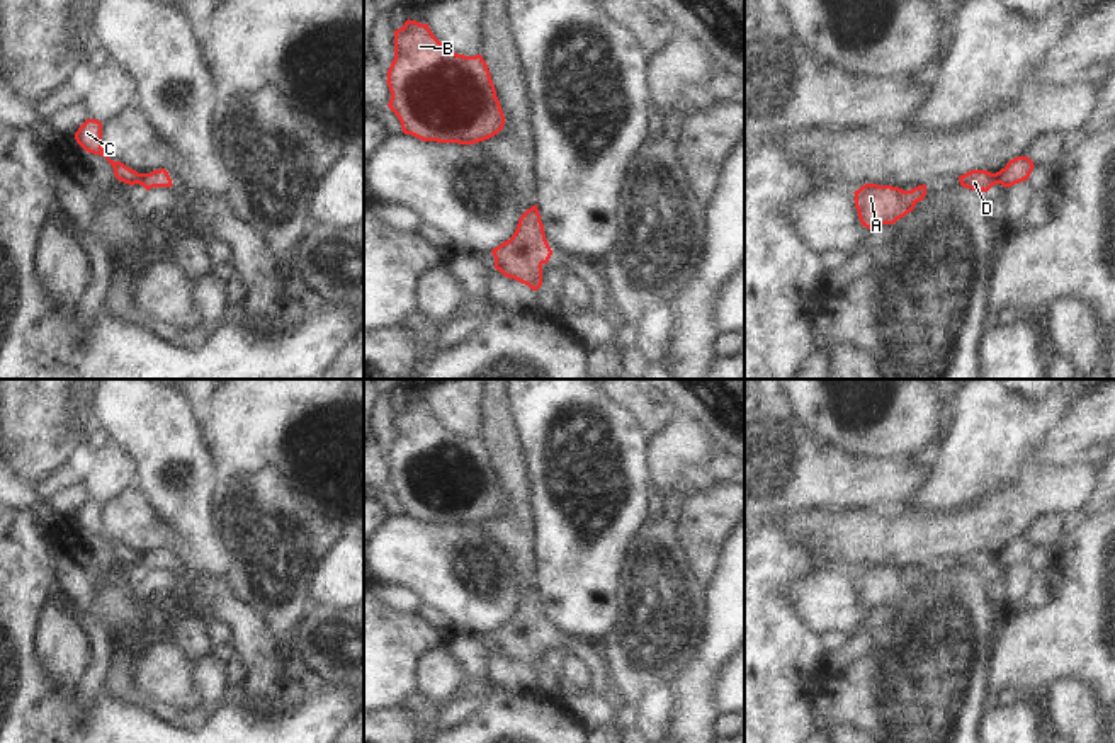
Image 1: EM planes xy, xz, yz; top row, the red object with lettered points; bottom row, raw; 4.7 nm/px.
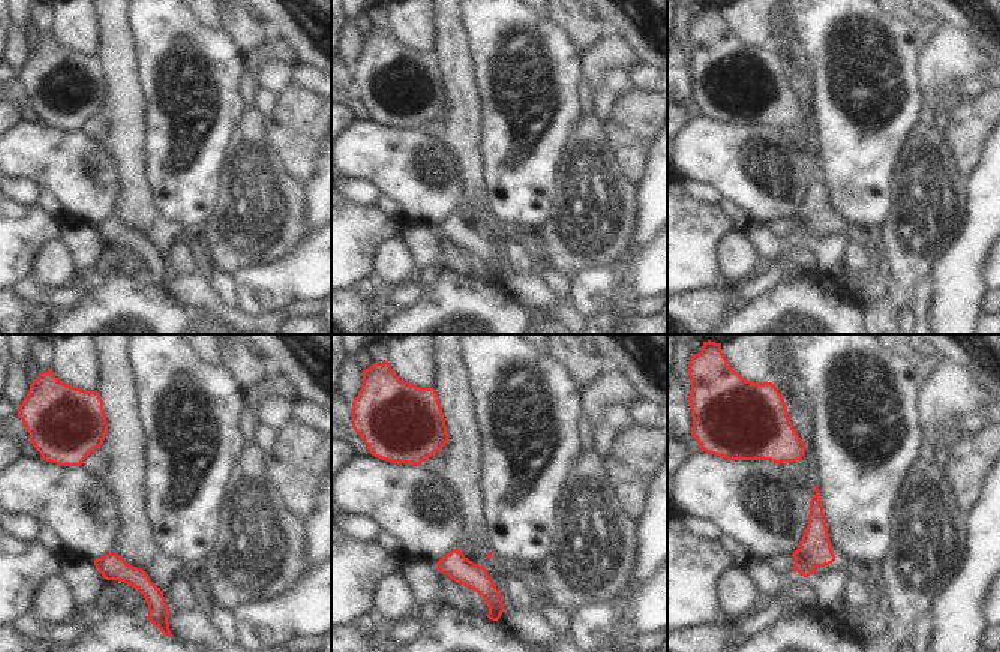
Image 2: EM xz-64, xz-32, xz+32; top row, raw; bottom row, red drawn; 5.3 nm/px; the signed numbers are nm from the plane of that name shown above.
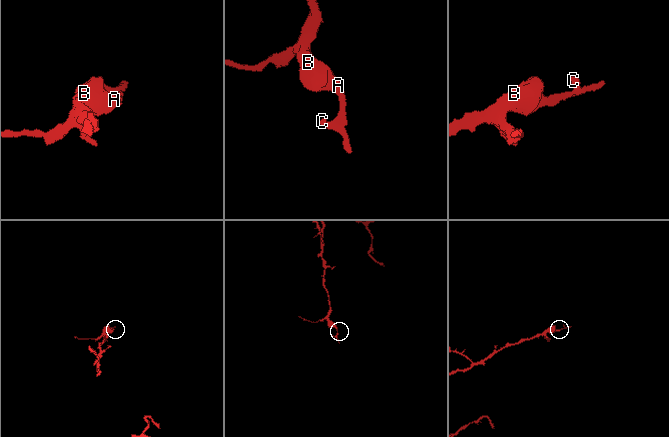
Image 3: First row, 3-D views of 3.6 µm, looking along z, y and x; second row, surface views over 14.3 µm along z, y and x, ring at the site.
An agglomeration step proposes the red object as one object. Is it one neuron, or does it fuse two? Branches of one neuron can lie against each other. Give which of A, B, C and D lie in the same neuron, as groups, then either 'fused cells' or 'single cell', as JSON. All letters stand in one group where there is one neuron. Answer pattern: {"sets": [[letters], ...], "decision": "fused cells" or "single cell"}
{"sets": [["A", "B", "C", "D"]], "decision": "single cell"}

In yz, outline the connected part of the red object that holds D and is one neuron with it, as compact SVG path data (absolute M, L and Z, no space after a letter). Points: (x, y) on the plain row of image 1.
M1016 537L996 554L991 554L988 551L971 551L960 556L959 563L965 570L988 573L996 564L1001 564L1003 568L1011 568L1015 564L1028 561L1033 547L1035 546L1028 537Z

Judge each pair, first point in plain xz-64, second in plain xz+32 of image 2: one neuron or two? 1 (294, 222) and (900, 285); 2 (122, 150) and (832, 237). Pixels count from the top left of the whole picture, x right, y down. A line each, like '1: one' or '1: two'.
1: one
2: two

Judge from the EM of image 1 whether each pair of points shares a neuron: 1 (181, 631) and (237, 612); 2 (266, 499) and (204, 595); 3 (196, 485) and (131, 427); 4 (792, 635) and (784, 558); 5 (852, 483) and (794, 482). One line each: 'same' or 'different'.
1: different
2: different
3: same
4: same
5: same

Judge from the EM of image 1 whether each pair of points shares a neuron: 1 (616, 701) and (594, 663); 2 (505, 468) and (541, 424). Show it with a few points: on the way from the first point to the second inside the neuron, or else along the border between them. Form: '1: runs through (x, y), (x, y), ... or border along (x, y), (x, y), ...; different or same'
1: runs through (607, 692), (599, 684), (599, 672); same
2: border along (509, 410), (519, 434), (531, 487); different

